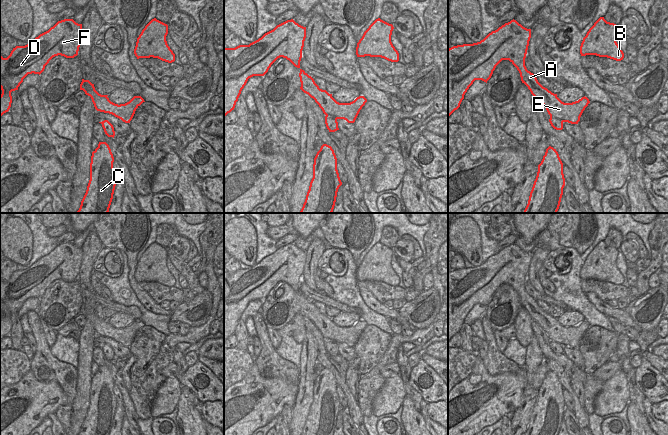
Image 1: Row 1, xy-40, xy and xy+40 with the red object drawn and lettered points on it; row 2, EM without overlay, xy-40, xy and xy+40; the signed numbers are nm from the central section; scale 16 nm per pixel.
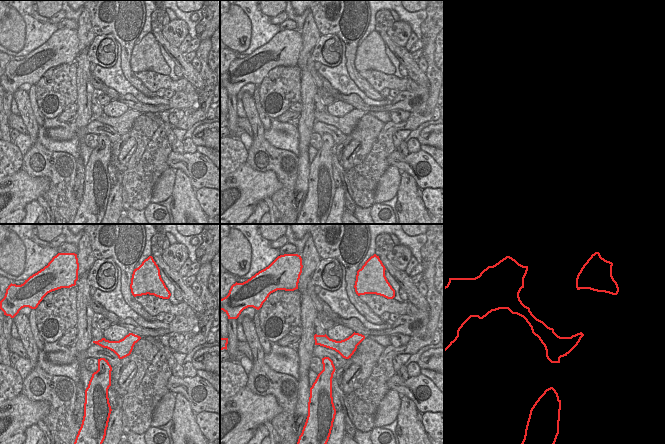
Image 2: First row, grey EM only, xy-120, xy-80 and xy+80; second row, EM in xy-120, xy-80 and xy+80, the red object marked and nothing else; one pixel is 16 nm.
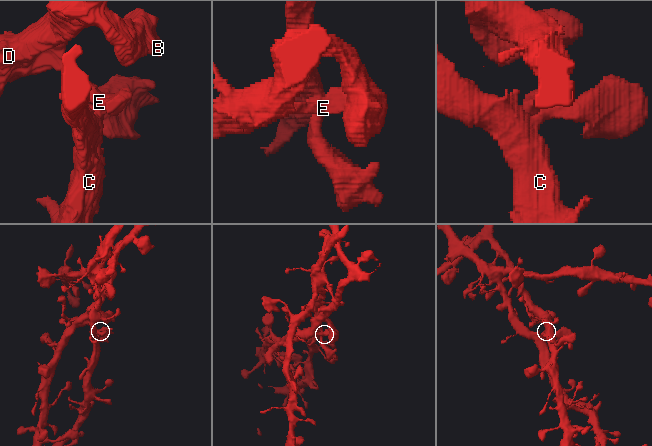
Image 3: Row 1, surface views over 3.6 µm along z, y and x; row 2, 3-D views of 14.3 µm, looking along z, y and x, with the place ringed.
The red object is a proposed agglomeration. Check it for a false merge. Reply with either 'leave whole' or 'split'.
split

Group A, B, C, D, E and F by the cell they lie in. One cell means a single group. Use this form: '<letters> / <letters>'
A B D E F / C

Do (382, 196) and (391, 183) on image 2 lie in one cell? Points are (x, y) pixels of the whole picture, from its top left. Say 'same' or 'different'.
same

